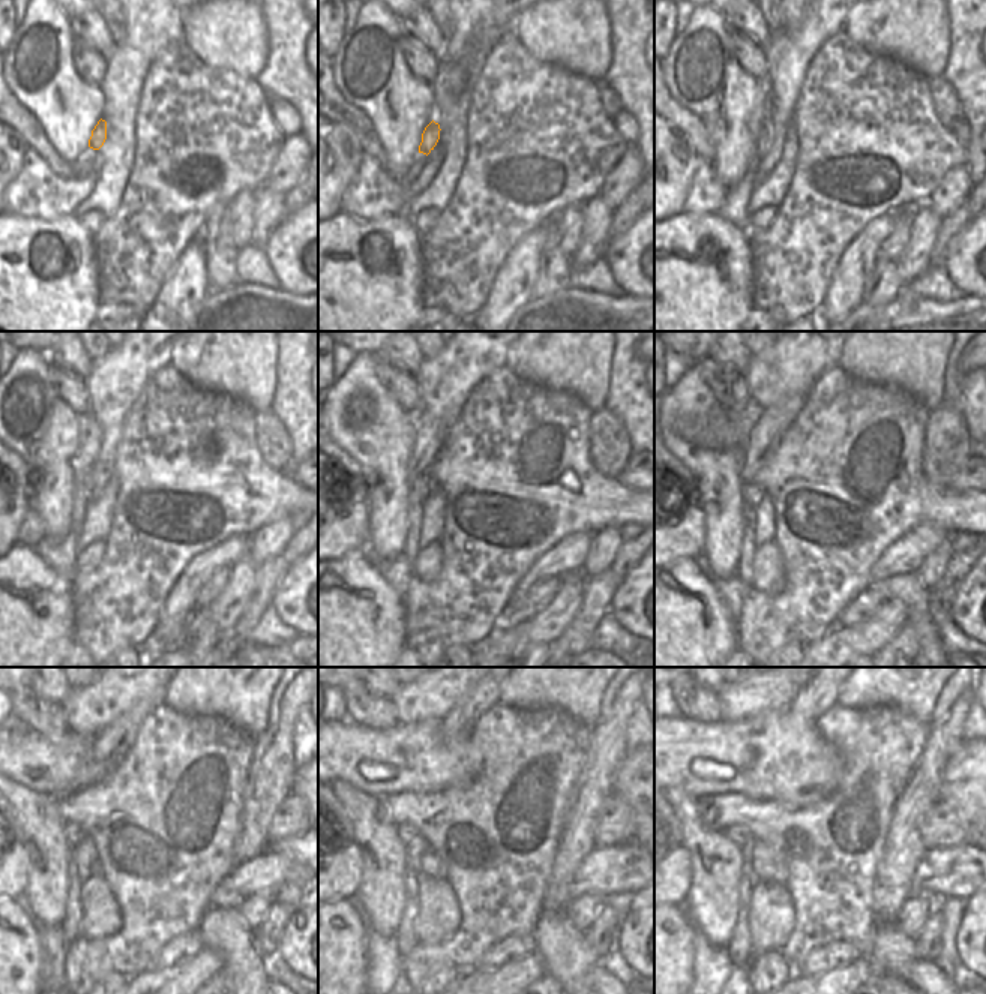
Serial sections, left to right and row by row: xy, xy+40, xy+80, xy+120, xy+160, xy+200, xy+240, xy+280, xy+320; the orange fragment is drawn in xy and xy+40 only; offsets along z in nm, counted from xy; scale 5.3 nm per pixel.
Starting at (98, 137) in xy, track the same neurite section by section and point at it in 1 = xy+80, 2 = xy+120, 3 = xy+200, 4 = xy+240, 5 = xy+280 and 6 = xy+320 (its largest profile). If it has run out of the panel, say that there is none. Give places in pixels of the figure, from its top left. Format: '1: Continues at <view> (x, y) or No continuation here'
1: Continues at xy+80 (761, 135)
2: Continues at xy+120 (83, 471)
3: Continues at xy+200 (752, 494)
4: Continues at xy+240 (74, 834)
5: Continues at xy+280 (407, 832)
6: Continues at xy+320 (737, 834)

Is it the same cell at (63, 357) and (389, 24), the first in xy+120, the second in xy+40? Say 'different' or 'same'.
different

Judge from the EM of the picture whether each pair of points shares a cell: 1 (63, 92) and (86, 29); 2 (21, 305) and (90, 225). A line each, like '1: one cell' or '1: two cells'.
1: two cells
2: two cells

